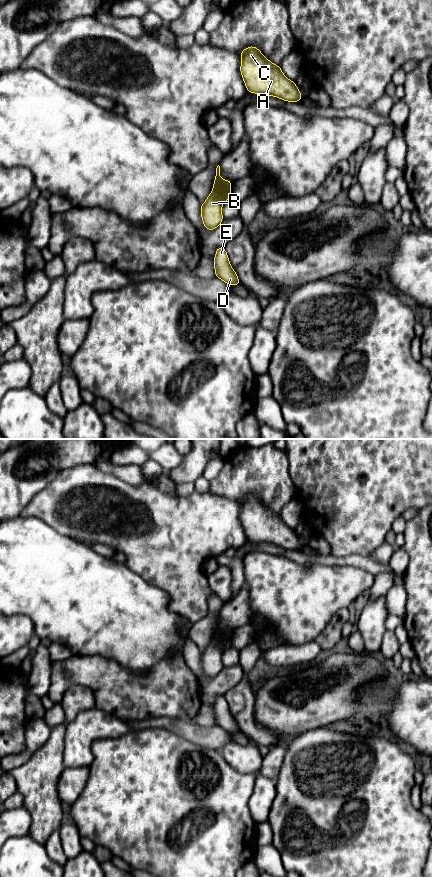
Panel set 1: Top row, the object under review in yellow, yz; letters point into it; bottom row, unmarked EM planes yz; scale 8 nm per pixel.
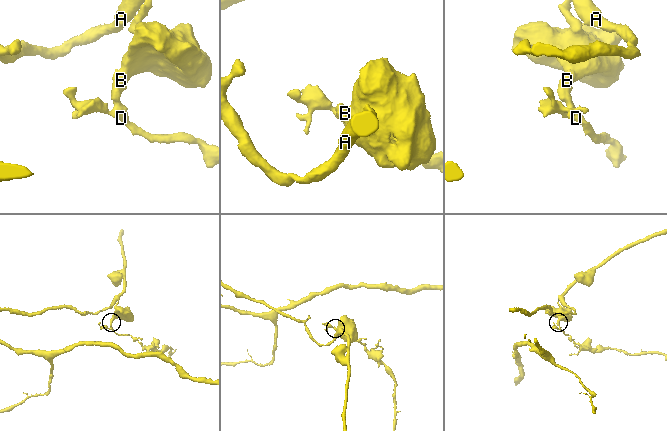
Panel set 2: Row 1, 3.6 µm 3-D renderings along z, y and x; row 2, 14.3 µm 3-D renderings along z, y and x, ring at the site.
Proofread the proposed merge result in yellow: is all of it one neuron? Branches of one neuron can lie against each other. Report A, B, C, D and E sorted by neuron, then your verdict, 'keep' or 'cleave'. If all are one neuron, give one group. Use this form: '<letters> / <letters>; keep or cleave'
A C / B D E; cleave

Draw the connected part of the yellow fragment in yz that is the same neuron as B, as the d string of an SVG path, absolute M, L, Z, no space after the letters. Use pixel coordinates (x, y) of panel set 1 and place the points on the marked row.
M215 187L206 201L201 204L201 217L207 230L215 230L224 220L222 216L221 197L221 188Z

